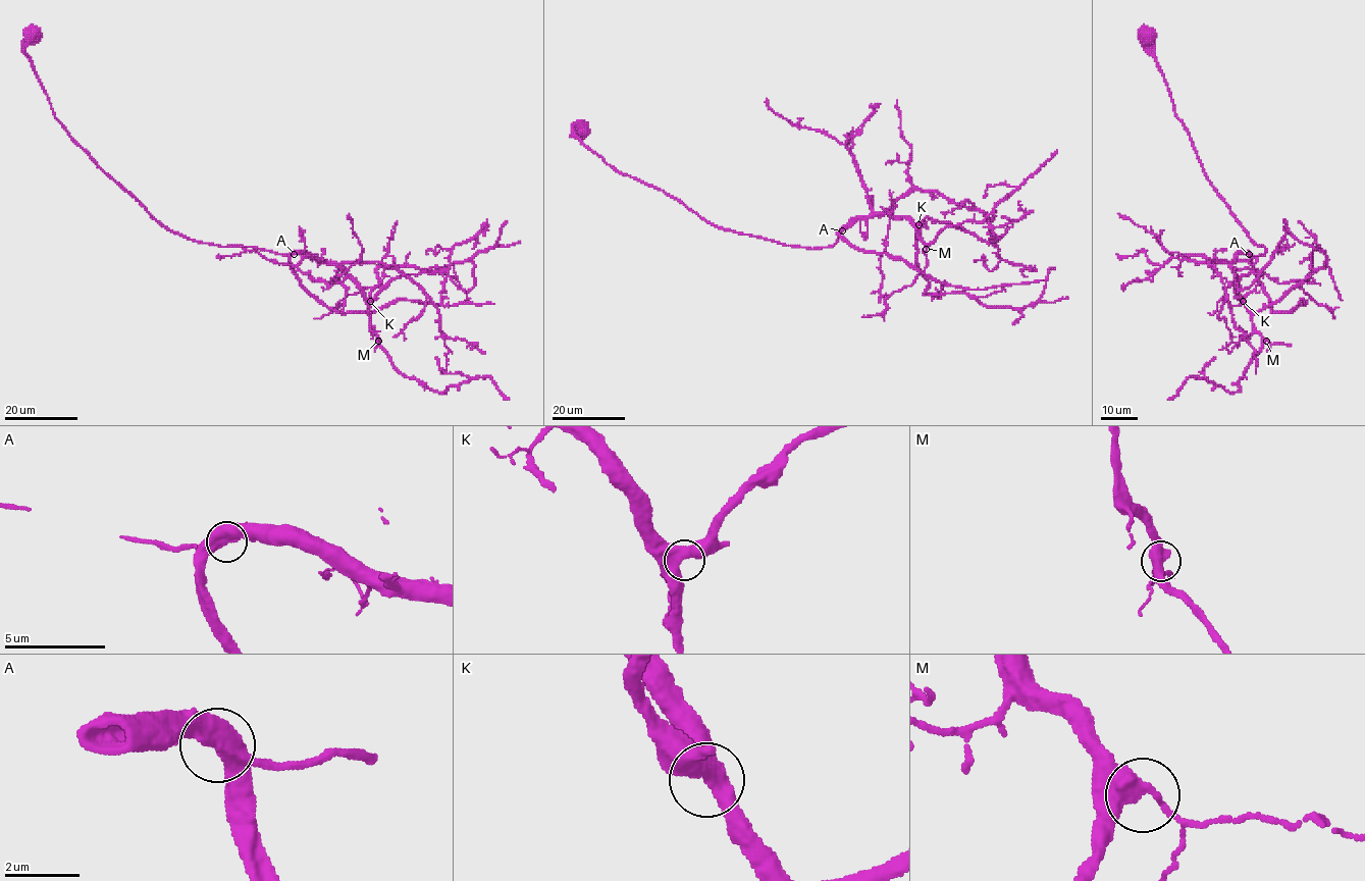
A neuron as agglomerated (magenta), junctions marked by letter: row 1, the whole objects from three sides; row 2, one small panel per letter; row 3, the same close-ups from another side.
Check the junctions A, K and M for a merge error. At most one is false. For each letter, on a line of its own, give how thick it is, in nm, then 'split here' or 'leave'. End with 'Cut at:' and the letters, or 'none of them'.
A: calibre 550 nm; leave
K: calibre 550 nm; leave
M: calibre 480 nm; leave
Cut at: none of them

